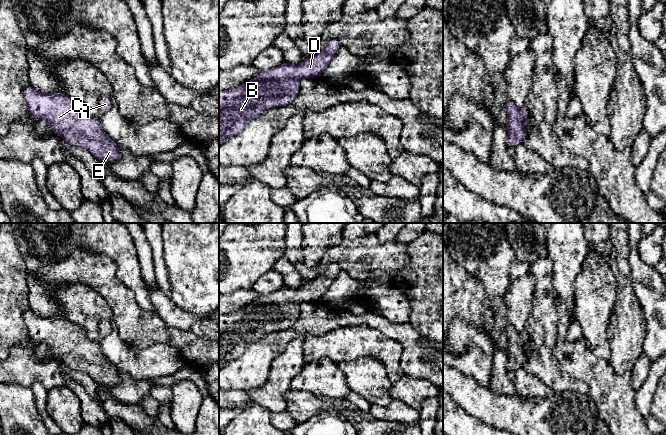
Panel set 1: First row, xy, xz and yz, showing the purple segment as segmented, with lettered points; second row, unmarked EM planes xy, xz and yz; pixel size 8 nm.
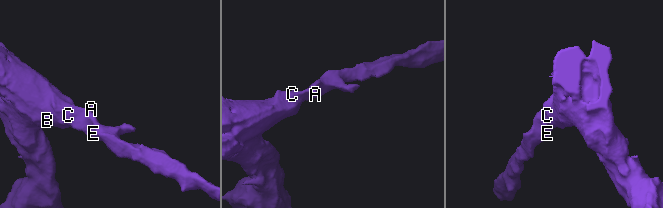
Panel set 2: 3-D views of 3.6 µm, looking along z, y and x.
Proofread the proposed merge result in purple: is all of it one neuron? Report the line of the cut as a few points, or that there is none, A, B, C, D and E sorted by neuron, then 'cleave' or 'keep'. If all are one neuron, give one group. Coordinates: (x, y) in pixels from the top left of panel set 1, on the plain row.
cut none; groups A B C D E; keep

